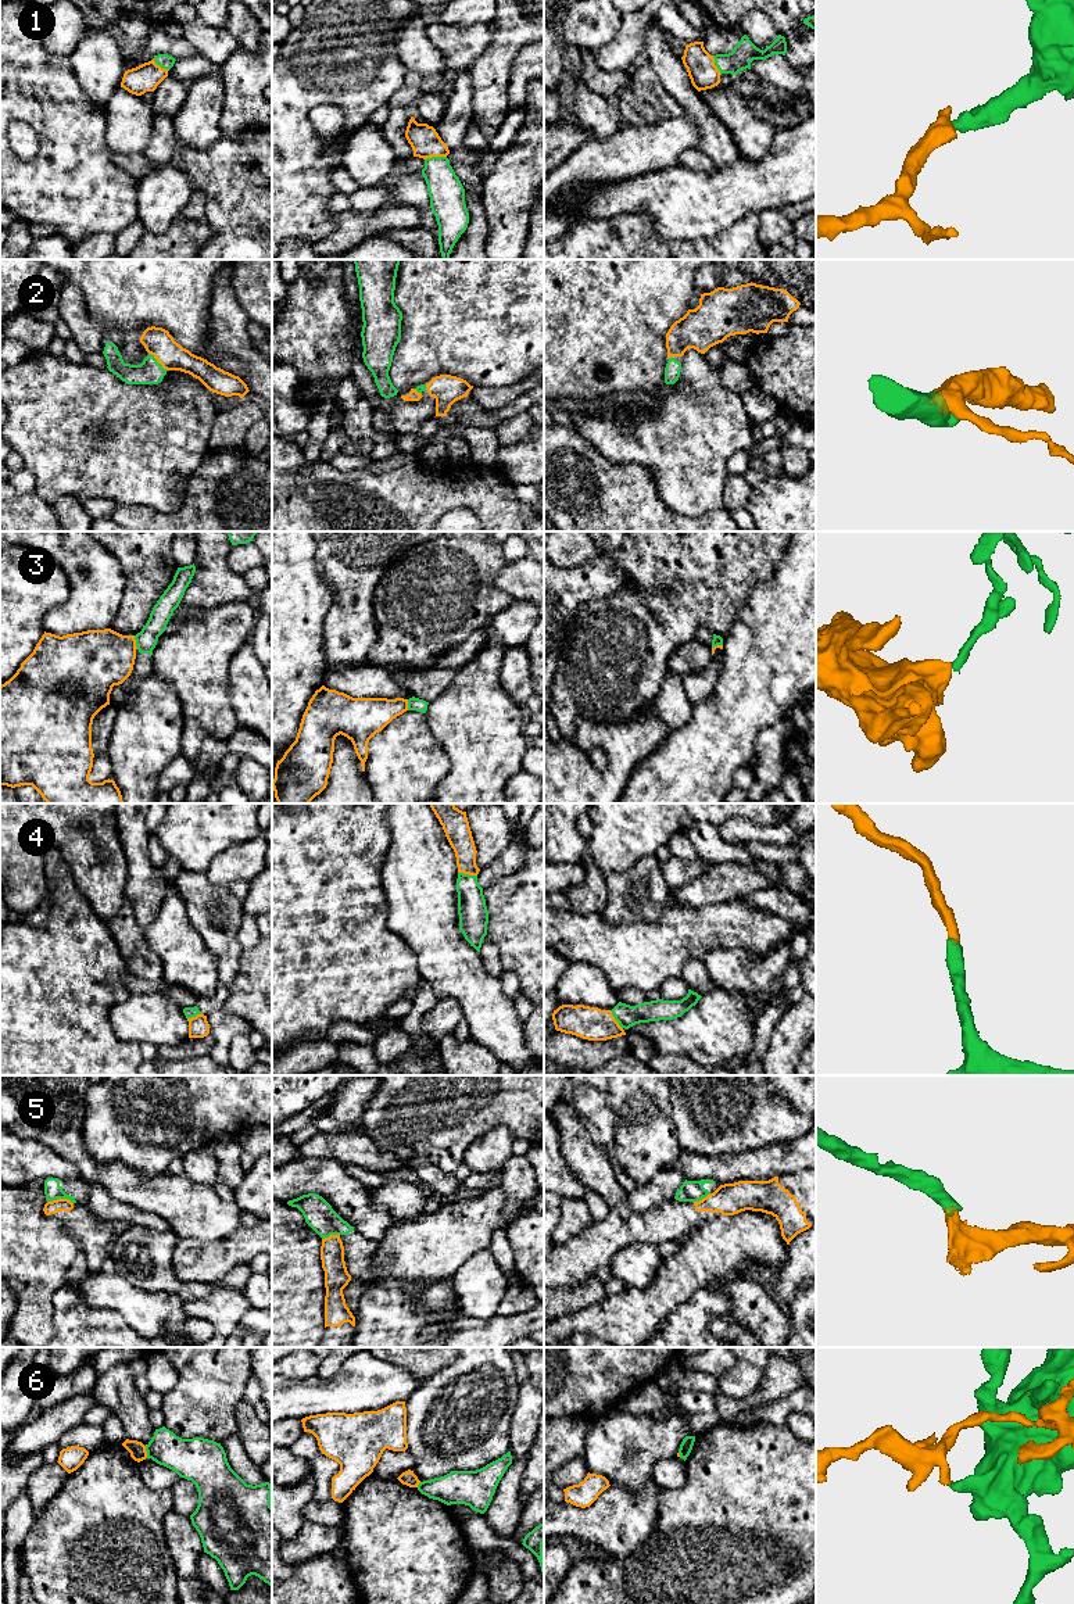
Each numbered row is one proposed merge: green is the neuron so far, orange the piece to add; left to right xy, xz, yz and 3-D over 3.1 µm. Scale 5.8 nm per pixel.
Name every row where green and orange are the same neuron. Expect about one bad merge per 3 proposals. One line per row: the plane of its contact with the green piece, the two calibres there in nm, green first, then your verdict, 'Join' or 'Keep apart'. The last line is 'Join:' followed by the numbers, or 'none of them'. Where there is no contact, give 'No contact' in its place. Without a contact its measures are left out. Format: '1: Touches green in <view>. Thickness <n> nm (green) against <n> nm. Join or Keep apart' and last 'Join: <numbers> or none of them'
1: Touches green in xz. Thickness 200 nm (green) against 170 nm. Join
2: Touches green in xy. Thickness 140 nm (green) against 160 nm. Join
3: Touches green in xy. Thickness 120 nm (green) against 360 nm. Keep apart
4: Touches green in xz. Thickness 170 nm (green) against 150 nm. Join
5: Touches green in xy. Thickness 100 nm (green) against 80 nm. Keep apart
6: Touches green in xy. Thickness 220 nm (green) against 100 nm. Keep apart
Join: 1, 2, 4

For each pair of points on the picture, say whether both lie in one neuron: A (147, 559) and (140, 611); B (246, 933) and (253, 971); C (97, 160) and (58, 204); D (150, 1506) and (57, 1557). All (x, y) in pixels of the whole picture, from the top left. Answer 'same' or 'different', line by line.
A: same
B: different
C: same
D: same

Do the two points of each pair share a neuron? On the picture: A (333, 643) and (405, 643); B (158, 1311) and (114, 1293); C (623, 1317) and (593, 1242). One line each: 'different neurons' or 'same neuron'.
A: different neurons
B: same neuron
C: different neurons

